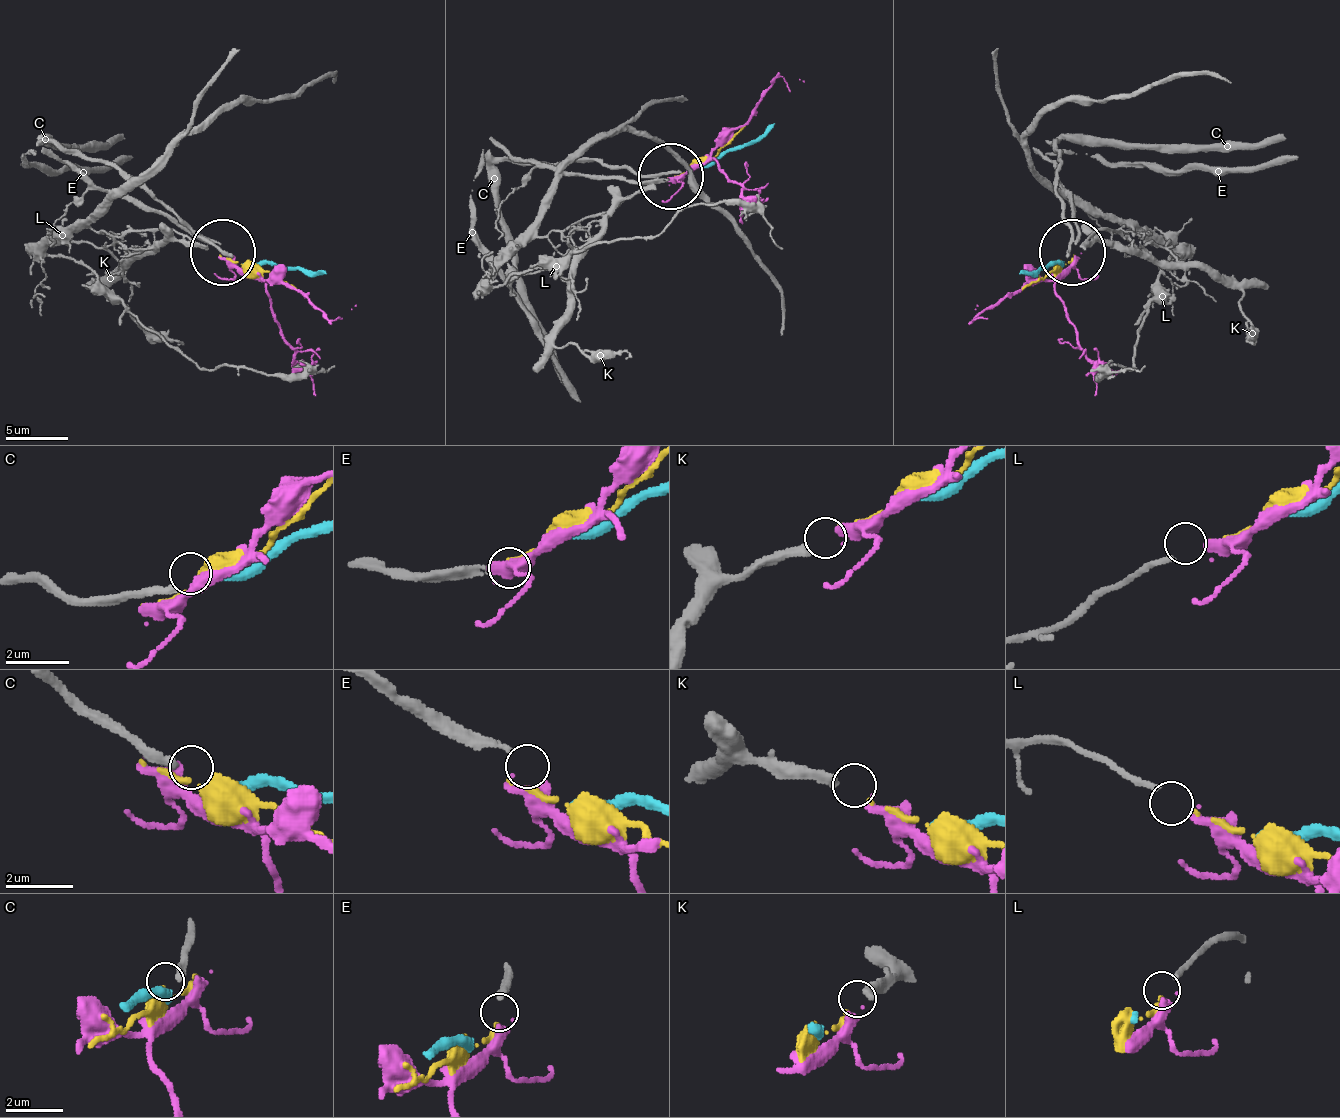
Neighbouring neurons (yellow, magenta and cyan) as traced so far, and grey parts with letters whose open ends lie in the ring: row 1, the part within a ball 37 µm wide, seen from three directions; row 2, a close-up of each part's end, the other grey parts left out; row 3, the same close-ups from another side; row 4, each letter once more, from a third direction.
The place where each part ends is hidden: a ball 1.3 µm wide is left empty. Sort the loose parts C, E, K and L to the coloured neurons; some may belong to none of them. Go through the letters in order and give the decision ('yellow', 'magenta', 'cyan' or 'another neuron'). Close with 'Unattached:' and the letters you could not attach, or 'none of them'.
C: cyan
E: another neuron
K: magenta
L: yellow
Unattached: E

